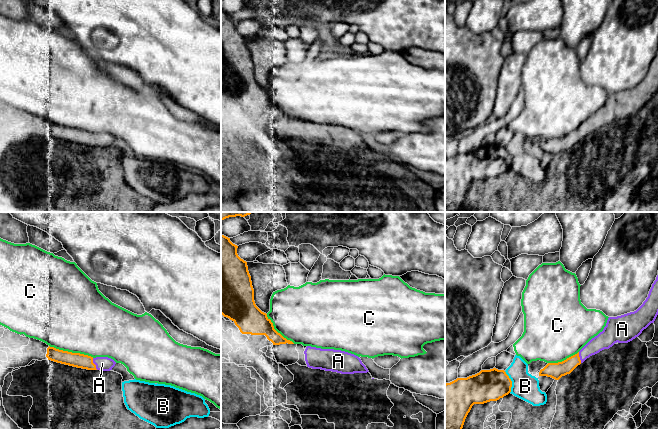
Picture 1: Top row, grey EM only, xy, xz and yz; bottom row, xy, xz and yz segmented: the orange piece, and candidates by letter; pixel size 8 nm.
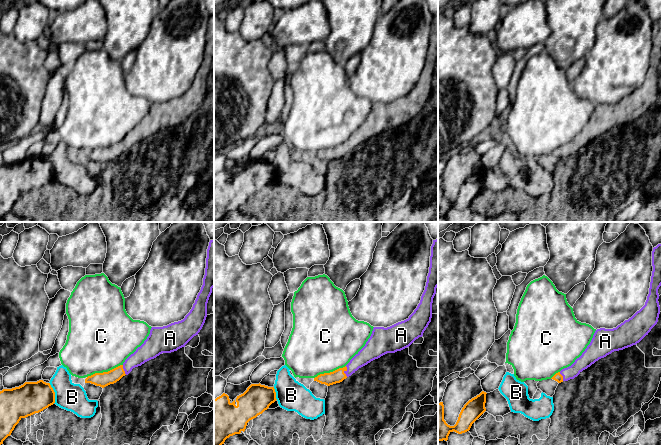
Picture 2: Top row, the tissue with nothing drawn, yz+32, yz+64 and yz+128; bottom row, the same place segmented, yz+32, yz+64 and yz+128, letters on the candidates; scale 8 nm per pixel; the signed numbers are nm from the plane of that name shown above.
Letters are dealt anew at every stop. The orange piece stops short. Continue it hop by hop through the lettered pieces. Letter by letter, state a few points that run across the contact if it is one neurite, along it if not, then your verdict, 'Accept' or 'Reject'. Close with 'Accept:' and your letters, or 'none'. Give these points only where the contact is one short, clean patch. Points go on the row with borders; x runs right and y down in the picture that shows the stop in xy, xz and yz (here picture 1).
A: Line: xy (78, 360), (94, 364), (102, 363). Accept
B: Line: yz (504, 371), (511, 381), (510, 392). Reject
C: Reject
Accept: A

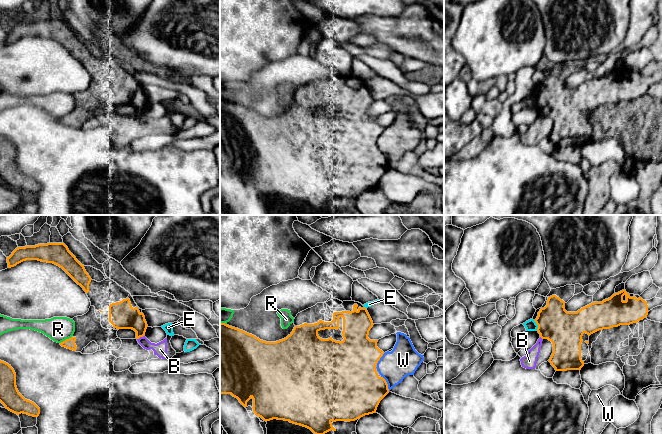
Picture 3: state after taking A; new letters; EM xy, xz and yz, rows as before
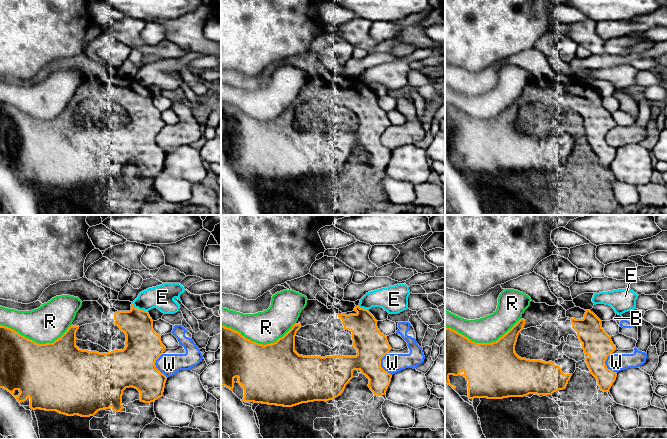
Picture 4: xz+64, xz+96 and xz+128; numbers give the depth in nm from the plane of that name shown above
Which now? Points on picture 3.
B: Line: xy (143, 335), (137, 339). Reject
E: Line: yz (534, 321), (537, 329). Reject
R: Reject
W: Reject
Accept: none

